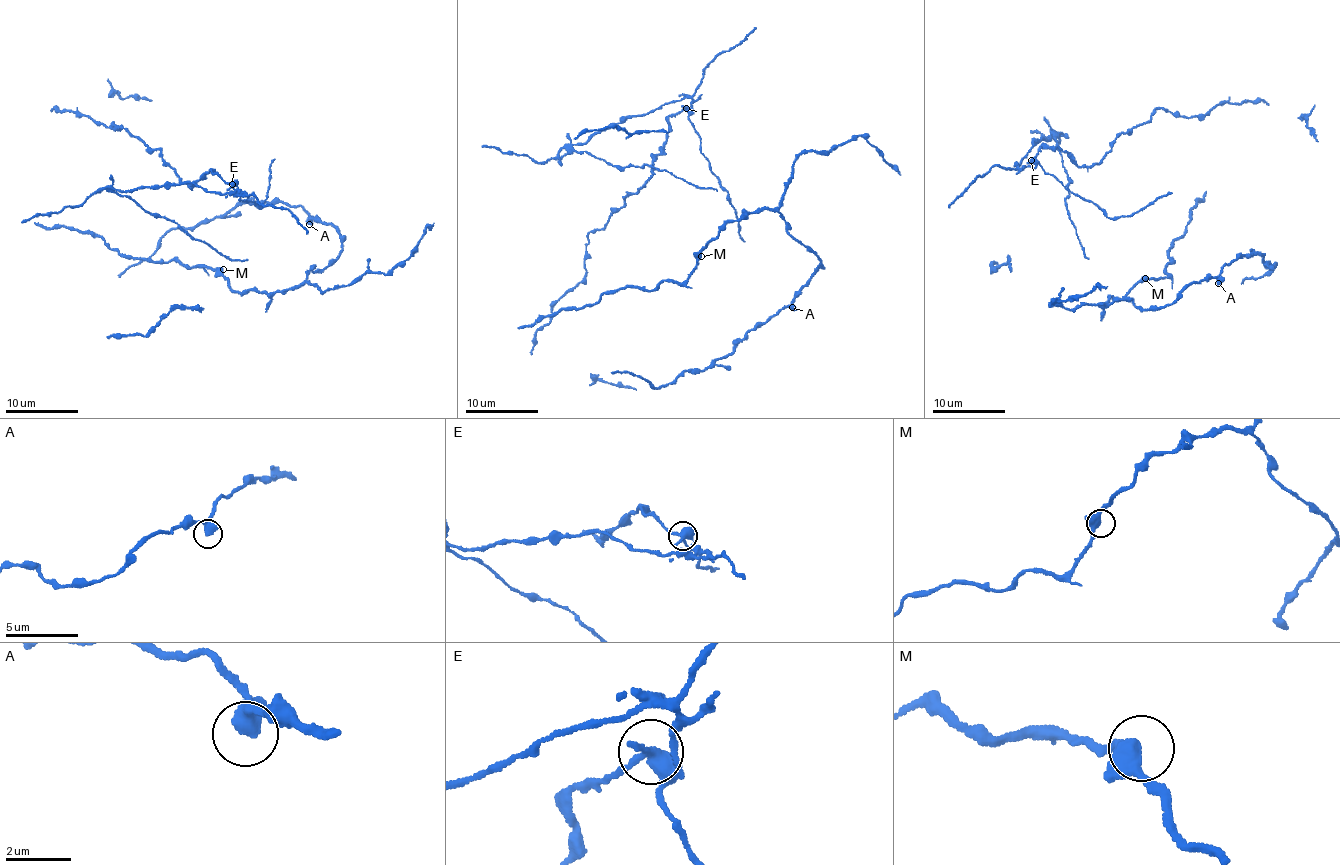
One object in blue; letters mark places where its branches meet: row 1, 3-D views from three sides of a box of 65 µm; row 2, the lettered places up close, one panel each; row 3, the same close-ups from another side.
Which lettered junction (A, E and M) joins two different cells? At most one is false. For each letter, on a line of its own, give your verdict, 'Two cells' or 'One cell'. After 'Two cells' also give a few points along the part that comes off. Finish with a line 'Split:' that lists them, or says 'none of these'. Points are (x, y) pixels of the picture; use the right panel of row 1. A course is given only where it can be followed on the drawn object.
A: One cell
E: Two cells. Course of the part to remove: (1030, 160), (1018, 167), (1033, 146), (1031, 140), (1052, 136), (1068, 174), (1067, 214), (1089, 258)
M: One cell
Split: E

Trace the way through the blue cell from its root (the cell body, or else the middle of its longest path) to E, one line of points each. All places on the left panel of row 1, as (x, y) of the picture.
E: (135, 202), (113, 191), (131, 192), (145, 187), (190, 183), (209, 192), (239, 192), (232, 184)

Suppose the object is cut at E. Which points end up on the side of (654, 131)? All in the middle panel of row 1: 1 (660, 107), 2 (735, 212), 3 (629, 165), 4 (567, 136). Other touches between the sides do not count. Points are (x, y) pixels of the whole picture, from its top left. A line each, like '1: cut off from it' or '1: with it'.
1: cut off from it
2: cut off from it
3: cut off from it
4: cut off from it

